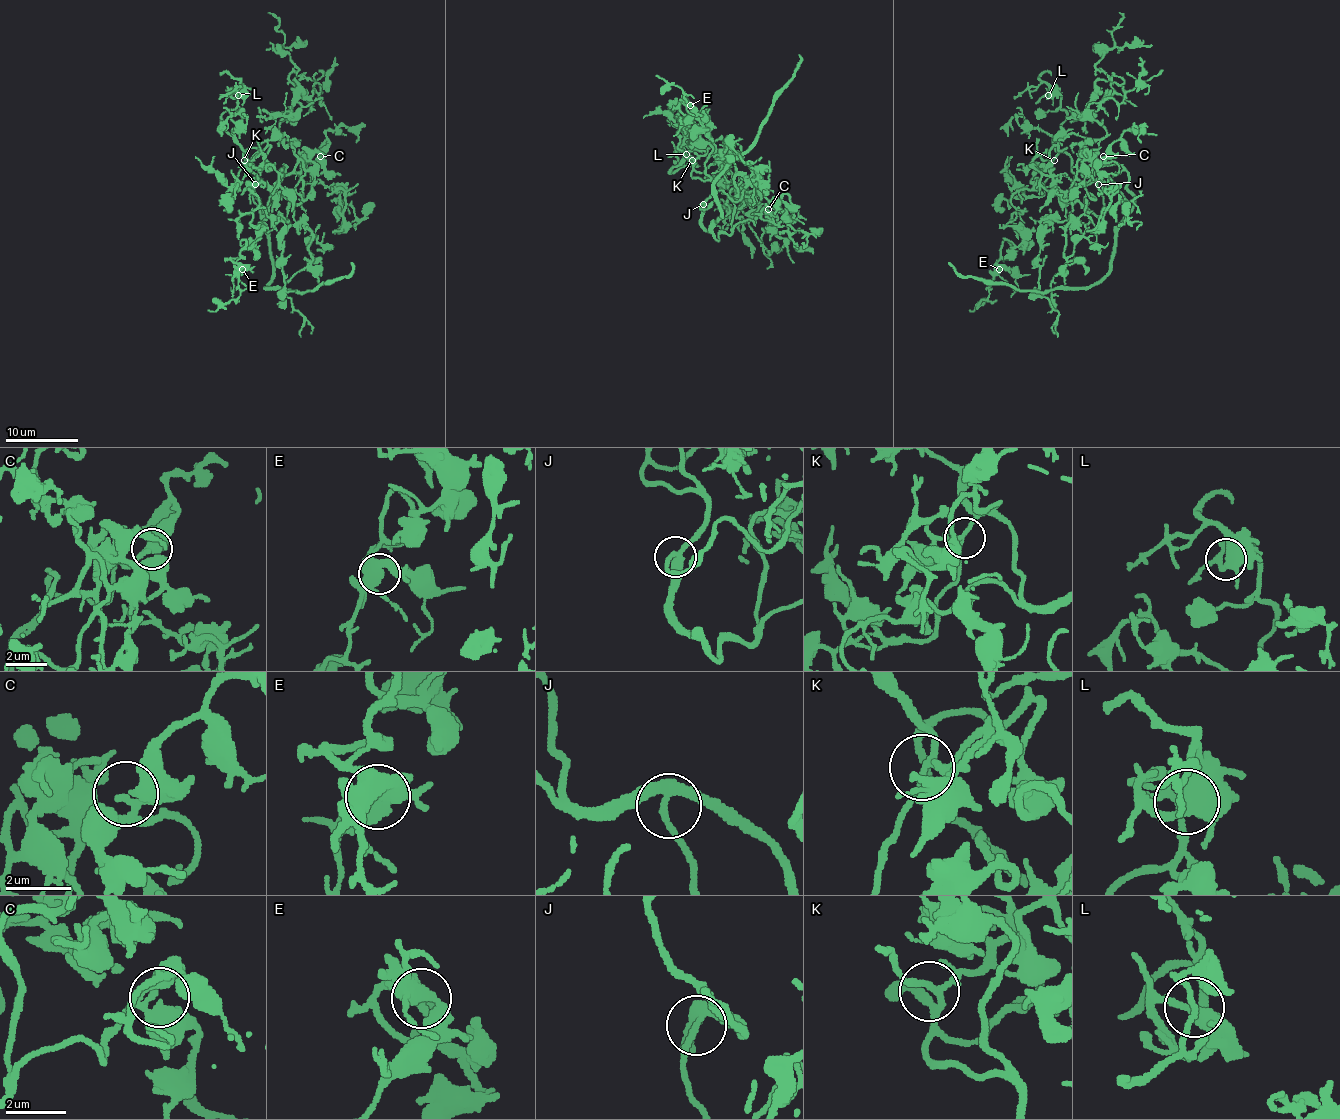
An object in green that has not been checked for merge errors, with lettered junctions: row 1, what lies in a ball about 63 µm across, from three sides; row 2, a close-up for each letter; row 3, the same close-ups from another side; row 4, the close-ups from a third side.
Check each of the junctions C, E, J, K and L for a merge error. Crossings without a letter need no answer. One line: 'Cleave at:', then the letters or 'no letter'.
Cleave at: no letter

